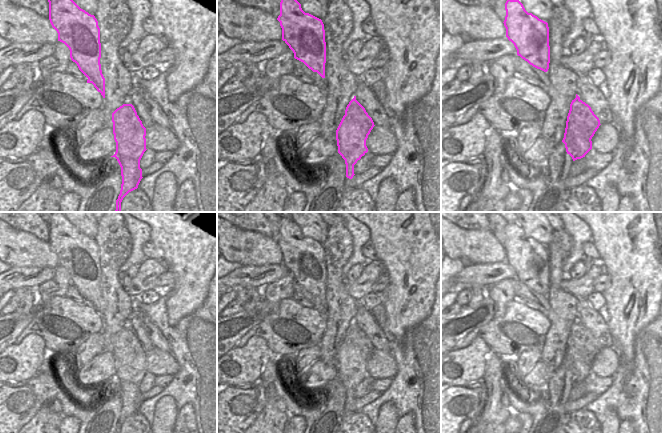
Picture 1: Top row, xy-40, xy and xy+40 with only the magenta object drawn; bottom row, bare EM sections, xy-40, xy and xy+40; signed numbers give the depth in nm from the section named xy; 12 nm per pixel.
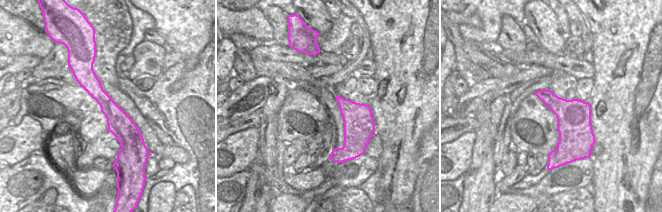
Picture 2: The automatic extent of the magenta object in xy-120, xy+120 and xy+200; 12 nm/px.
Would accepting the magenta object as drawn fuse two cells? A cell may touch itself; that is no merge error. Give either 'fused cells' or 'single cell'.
fused cells

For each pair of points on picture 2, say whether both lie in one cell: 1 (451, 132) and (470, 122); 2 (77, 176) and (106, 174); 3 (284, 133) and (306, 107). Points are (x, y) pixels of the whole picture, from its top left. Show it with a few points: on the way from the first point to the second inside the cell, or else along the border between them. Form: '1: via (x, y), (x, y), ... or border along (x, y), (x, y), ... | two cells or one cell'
1: via (456, 131), (465, 126) | one cell
2: via (84, 176), (99, 176) | one cell
3: via (284, 123), (284, 113), (289, 109), (296, 109) | one cell

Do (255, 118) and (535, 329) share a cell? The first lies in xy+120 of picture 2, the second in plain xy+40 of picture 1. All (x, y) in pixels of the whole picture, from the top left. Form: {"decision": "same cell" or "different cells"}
{"decision": "same cell"}

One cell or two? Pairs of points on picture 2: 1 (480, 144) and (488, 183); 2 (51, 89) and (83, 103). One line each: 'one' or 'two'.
1: one
2: one

